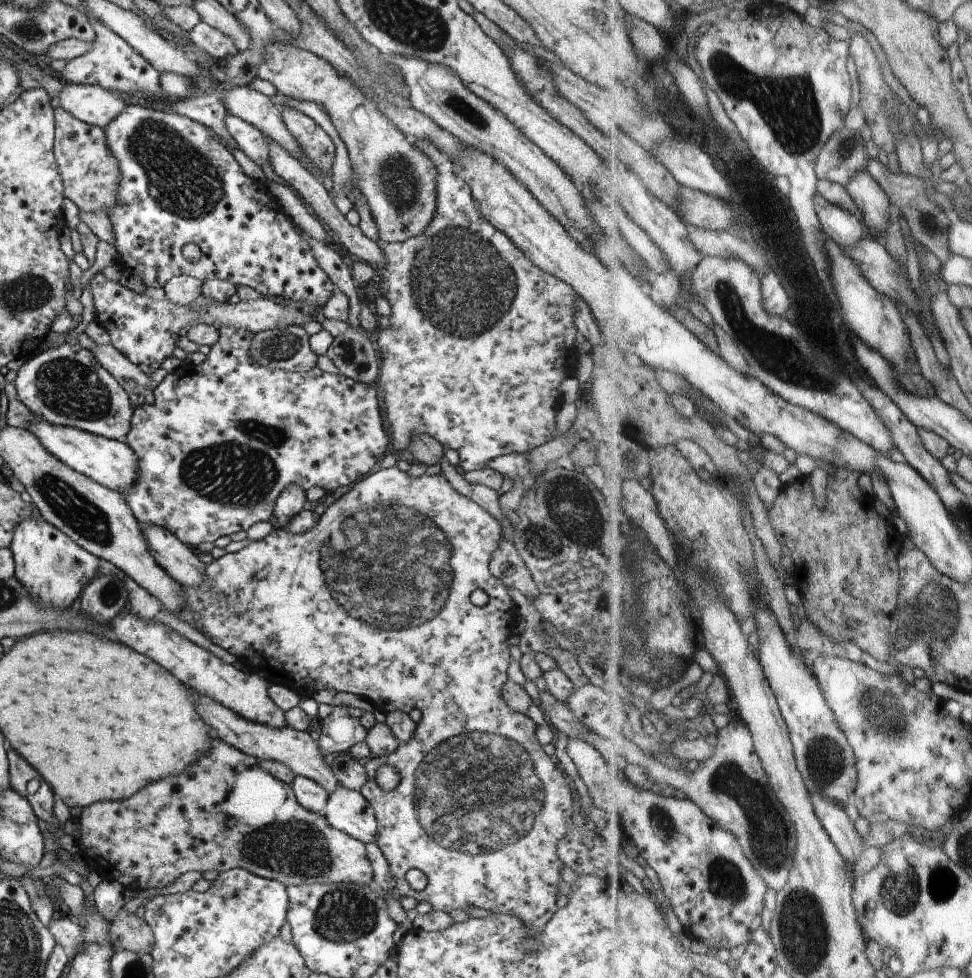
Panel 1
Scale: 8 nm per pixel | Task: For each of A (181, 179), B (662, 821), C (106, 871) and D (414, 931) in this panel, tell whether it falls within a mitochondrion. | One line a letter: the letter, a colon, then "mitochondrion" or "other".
A: mitochondrion
B: mitochondrion
C: other
D: other

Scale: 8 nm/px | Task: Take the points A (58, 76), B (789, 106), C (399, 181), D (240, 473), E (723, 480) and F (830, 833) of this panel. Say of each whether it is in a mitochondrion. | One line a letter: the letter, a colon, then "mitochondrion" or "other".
A: other
B: mitochondrion
C: mitochondrion
D: mitochondrion
E: other
F: other

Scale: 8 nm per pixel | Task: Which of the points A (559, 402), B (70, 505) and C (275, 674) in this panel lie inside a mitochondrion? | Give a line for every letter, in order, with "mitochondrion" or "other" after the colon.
A: other
B: mitochondrion
C: other

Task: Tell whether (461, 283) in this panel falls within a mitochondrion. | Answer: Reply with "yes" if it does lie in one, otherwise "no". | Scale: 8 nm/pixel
yes

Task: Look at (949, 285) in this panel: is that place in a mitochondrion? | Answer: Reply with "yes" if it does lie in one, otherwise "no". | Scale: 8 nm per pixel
no

